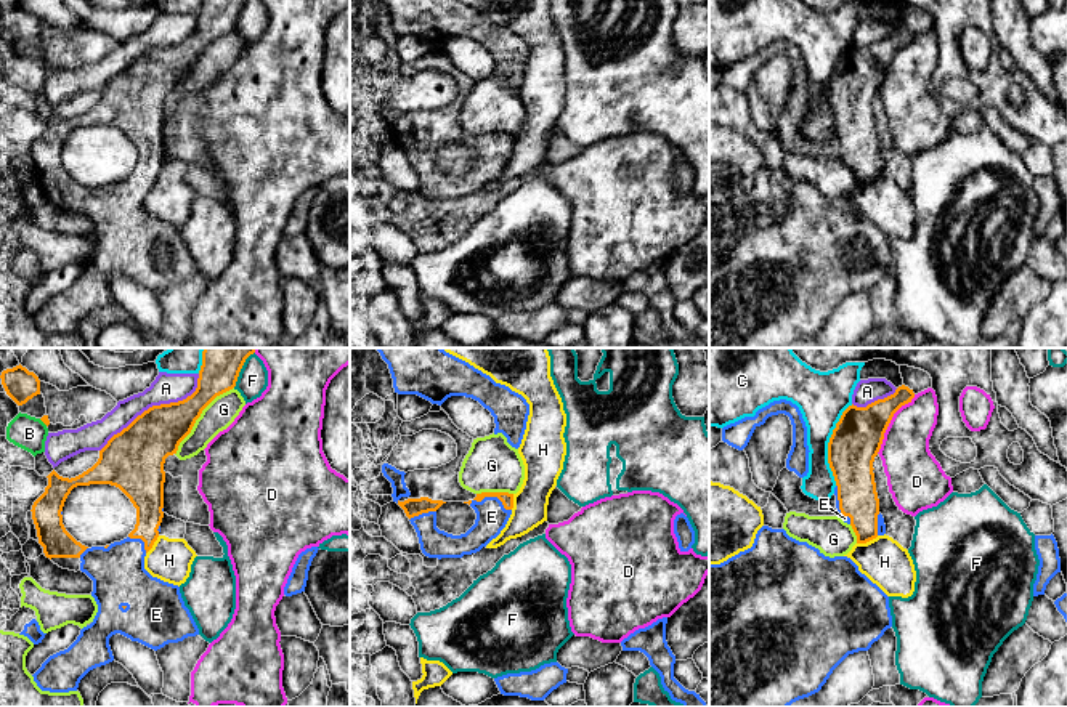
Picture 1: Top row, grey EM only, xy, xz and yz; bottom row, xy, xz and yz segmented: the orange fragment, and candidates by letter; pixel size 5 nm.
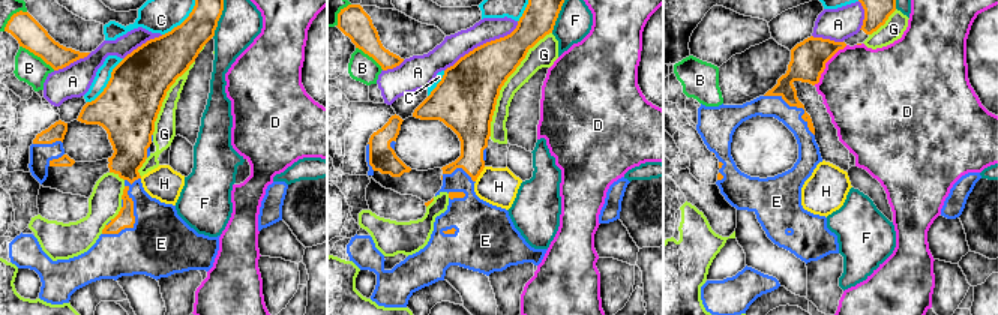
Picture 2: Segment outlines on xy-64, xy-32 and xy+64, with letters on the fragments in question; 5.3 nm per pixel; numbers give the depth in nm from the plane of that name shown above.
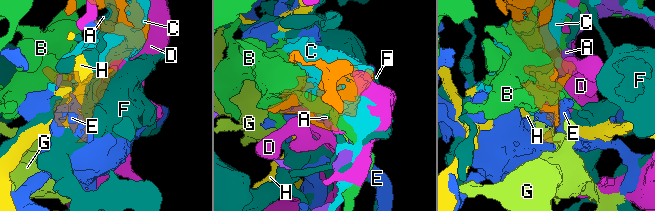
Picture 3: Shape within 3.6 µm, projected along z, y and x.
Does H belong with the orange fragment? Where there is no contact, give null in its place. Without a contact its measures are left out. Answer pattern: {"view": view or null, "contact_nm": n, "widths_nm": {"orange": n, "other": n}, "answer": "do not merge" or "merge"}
{"view": "yz", "contact_nm": 120, "widths_nm": {"orange": 200, "other": 240}, "answer": "do not merge"}

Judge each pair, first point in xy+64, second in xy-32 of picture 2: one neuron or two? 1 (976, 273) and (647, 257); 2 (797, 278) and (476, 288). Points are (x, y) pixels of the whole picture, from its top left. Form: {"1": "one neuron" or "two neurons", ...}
{"1": "one neuron", "2": "one neuron"}

